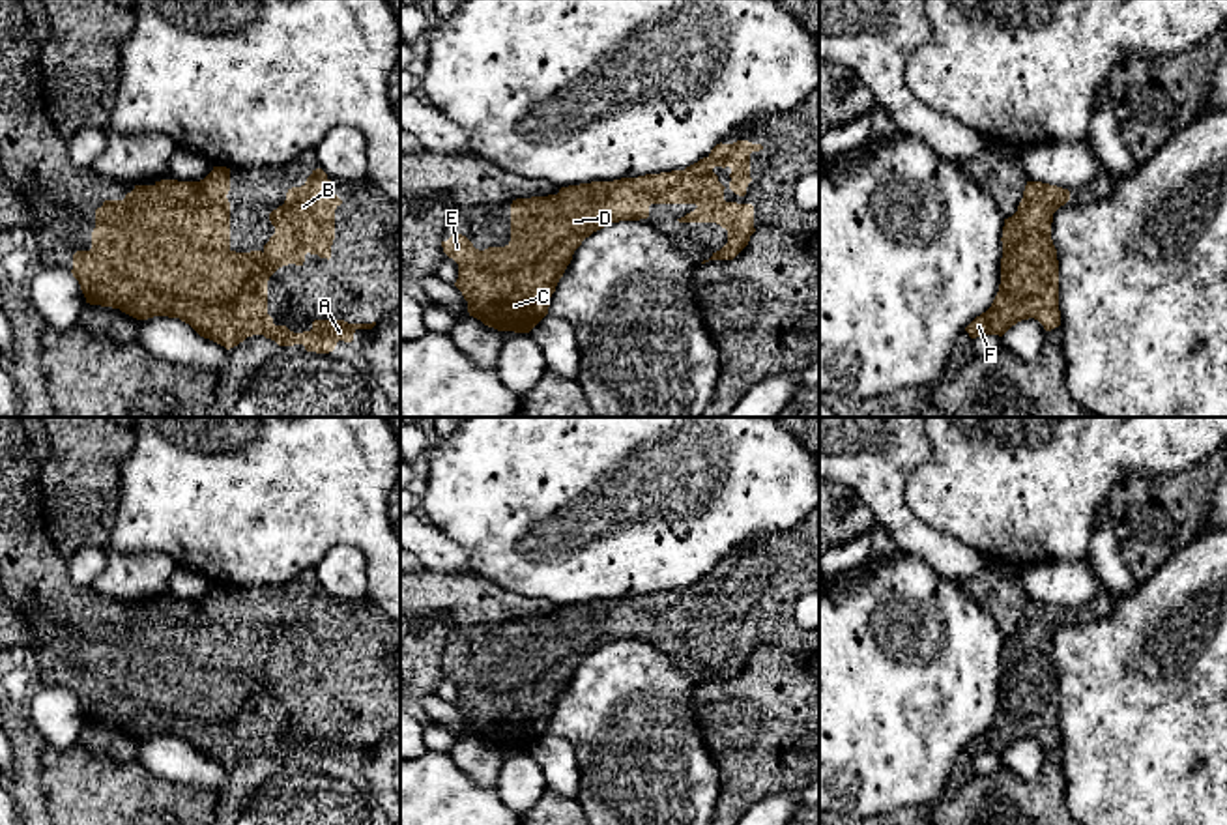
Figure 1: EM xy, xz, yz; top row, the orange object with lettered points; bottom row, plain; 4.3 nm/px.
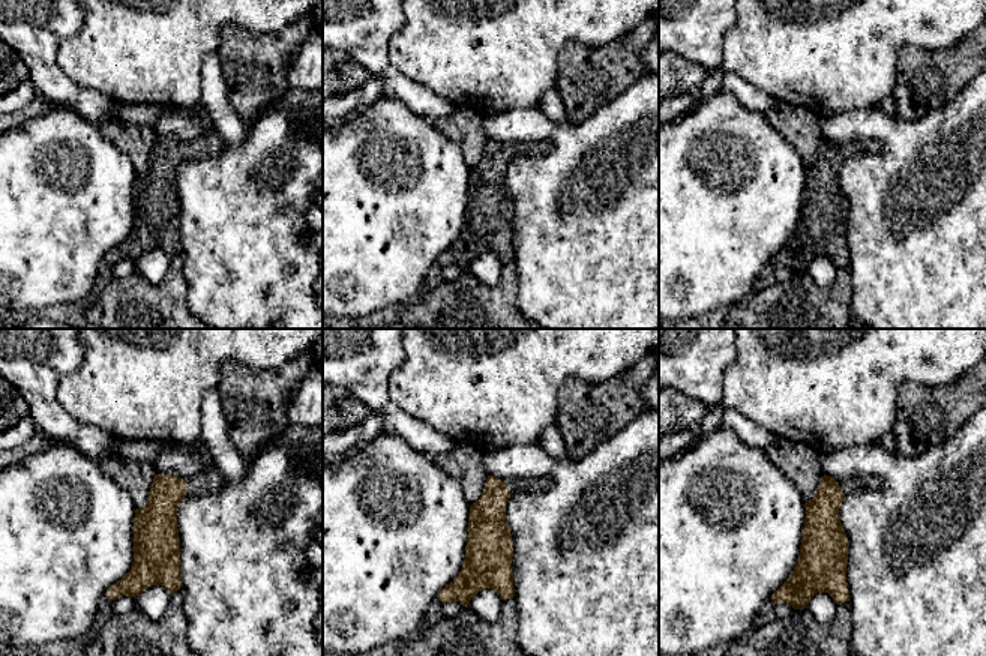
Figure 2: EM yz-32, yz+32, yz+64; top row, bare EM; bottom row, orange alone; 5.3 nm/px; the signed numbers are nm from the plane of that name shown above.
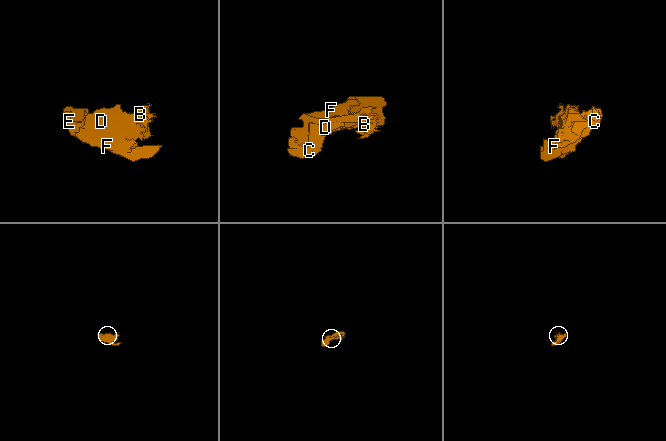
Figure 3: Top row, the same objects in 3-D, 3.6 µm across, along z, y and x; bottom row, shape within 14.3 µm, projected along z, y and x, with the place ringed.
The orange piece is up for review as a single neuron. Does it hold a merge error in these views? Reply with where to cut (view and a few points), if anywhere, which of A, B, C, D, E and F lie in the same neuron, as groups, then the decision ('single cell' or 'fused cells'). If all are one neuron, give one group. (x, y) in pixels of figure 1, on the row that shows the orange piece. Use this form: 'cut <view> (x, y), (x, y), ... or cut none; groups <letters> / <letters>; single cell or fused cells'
cut none; groups A B C D E F; single cell

